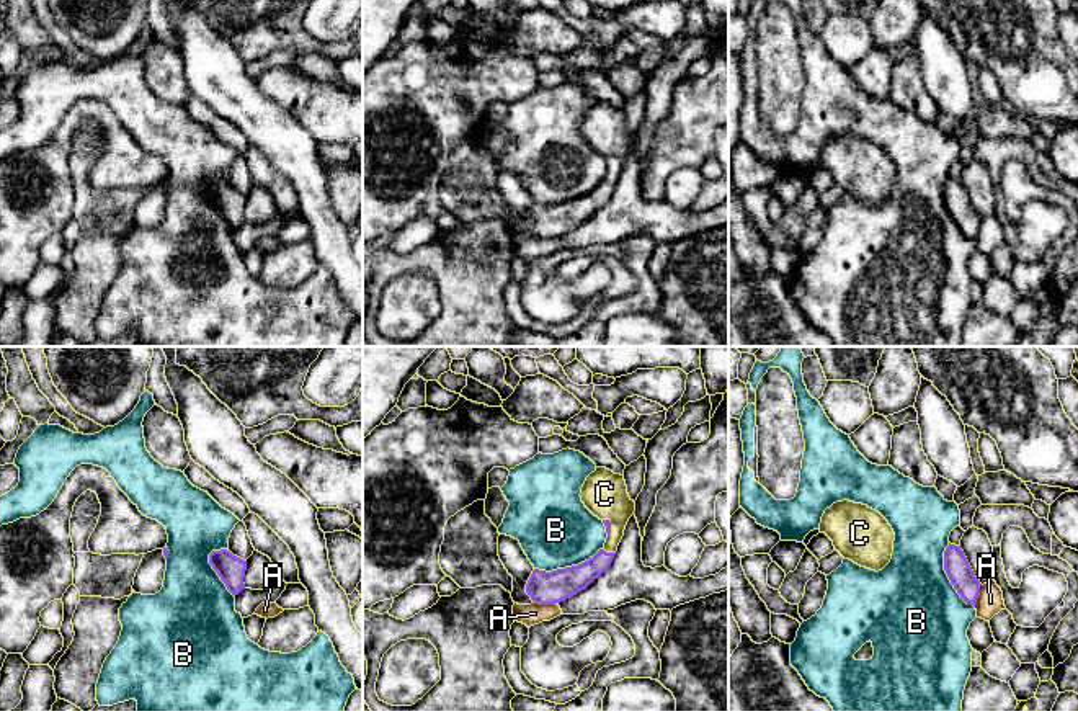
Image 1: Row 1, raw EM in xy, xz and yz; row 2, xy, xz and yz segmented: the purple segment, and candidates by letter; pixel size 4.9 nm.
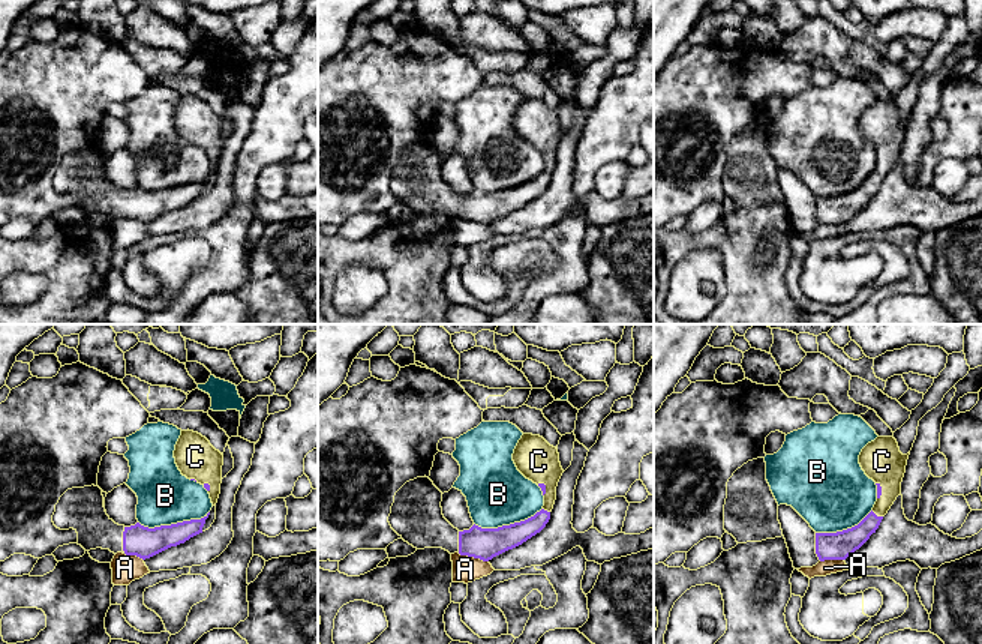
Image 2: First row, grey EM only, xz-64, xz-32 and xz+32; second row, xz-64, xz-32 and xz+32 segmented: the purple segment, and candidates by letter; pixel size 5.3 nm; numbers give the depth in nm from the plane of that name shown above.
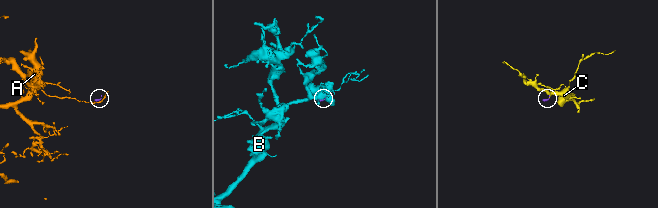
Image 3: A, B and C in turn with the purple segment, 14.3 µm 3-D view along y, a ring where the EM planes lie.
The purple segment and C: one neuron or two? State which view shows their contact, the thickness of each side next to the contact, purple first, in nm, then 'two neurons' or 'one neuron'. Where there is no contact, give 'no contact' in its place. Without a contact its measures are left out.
xz | 140/180 nm | one neuron

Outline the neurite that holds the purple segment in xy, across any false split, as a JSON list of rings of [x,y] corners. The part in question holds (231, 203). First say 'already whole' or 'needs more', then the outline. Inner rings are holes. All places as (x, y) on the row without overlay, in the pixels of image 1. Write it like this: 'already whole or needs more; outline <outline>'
already whole; outline [[[220,183],[209,188],[209,198],[234,230],[245,222],[243,211],[247,204],[247,195],[234,190],[227,183]]]

